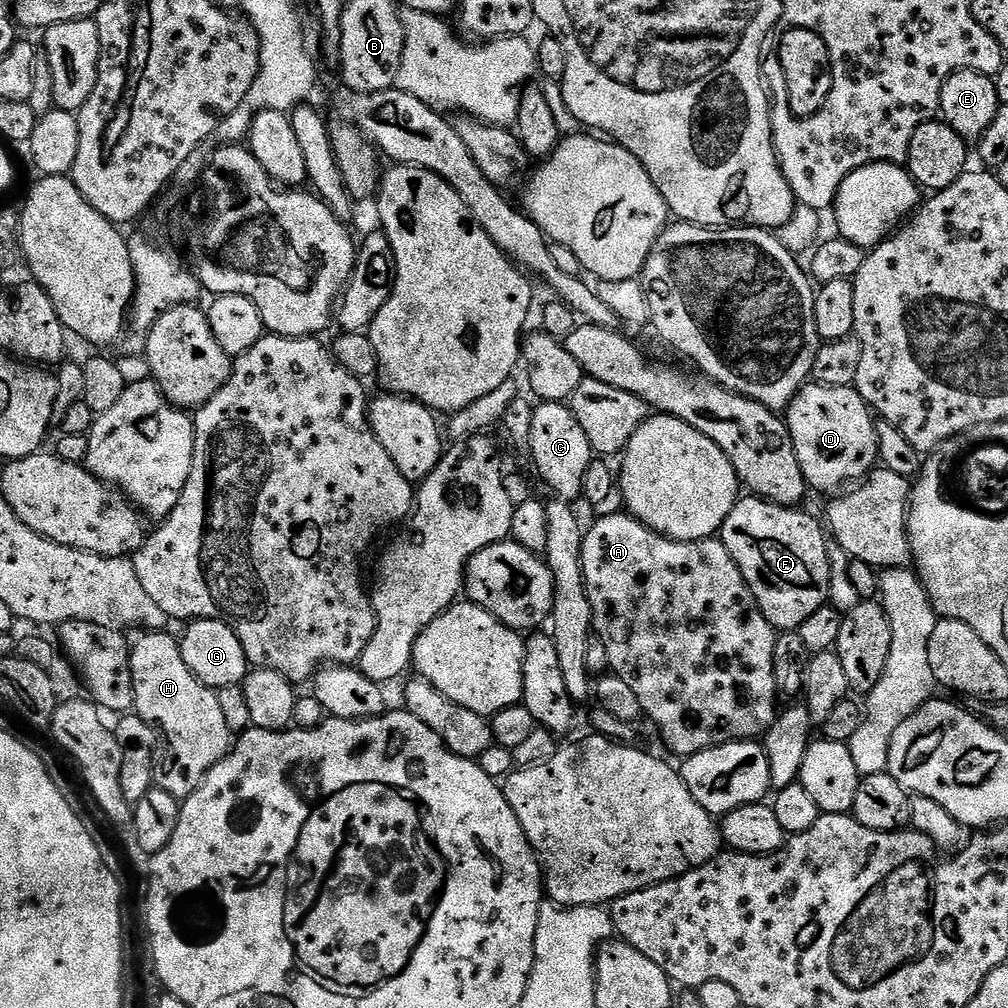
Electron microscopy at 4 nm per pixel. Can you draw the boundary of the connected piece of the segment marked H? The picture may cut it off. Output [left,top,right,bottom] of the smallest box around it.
[131,631,234,802]

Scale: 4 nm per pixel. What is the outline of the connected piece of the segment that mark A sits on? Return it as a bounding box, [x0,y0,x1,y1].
[582,514,778,758]

